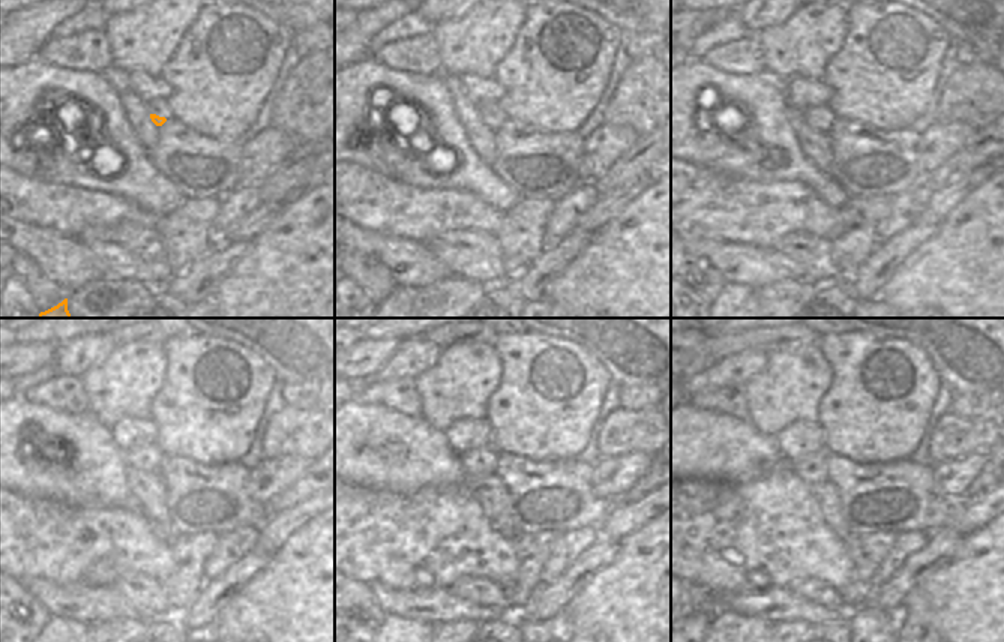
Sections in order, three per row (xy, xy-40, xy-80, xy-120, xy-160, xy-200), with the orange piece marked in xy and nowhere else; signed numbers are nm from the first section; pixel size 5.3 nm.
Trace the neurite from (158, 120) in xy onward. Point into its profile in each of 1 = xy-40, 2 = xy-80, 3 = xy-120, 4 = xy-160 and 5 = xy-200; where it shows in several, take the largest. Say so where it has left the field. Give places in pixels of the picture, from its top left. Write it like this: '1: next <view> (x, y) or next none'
1: next xy-40 (492, 122)
2: next xy-80 (824, 123)
3: next xy-120 (140, 458)
4: next xy-160 (479, 462)
5: next xy-200 (812, 468)

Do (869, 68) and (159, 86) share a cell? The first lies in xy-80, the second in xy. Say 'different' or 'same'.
different

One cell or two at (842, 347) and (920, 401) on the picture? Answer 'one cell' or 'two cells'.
one cell

